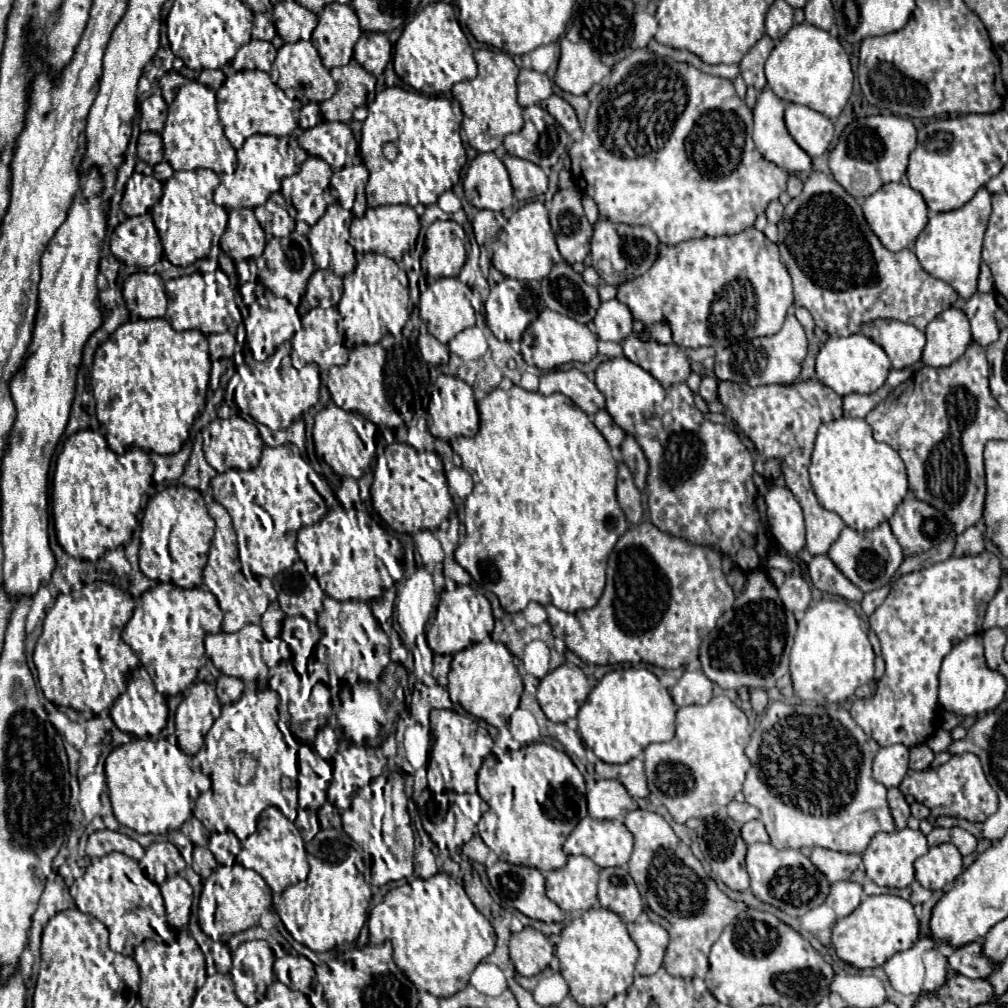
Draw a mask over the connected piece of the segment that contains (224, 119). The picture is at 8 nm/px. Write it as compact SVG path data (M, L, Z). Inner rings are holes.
M238 71L236 75L228 77L222 87L216 91L218 101L218 115L220 123L224 127L224 133L234 149L240 149L242 143L256 133L284 137L290 135L298 127L298 111L300 101L292 101L284 95L282 89L278 89L270 75L264 71Z

